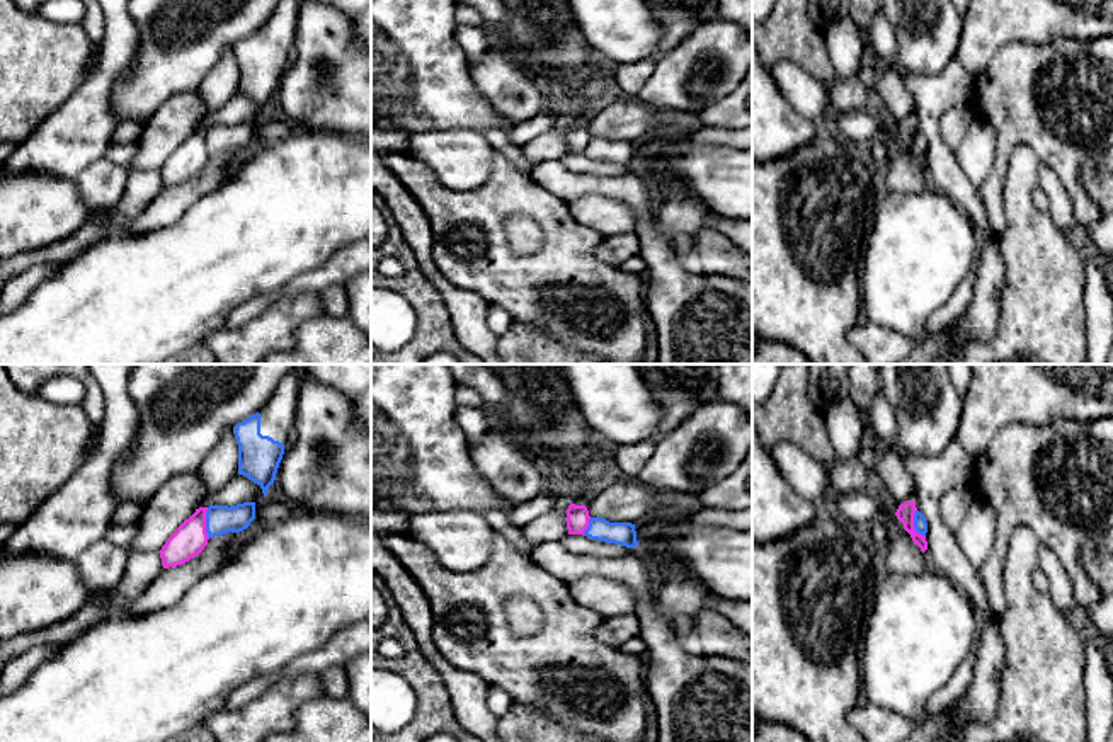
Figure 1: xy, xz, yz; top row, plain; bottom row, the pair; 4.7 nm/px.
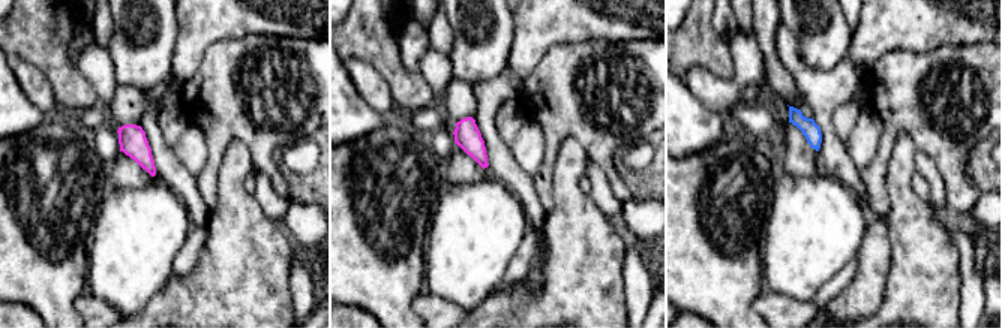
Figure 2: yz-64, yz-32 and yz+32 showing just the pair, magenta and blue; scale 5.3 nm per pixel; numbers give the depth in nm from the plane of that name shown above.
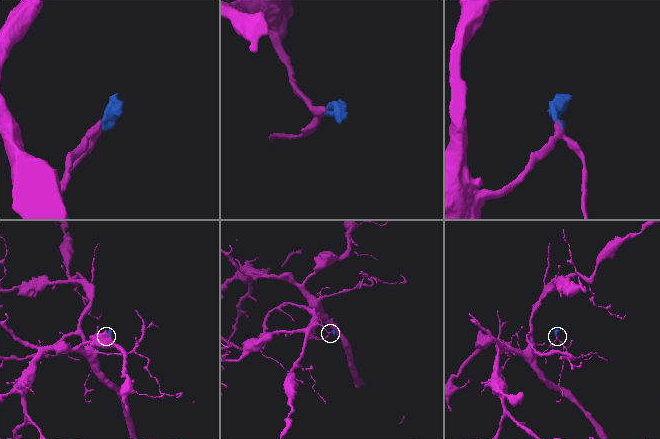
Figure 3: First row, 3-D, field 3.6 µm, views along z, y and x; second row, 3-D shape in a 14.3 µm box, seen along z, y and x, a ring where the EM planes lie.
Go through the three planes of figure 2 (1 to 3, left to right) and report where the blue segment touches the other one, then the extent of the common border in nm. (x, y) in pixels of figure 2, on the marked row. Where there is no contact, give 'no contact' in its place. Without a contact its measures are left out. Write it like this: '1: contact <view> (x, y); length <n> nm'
1: no contact
2: no contact
3: no contact

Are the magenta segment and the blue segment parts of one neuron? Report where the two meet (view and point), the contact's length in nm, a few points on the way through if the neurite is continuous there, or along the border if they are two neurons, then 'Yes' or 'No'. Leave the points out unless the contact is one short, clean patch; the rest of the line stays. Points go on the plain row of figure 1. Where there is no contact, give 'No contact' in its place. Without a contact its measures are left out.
Touches magenta at yz (913, 143). Shared border 140 nm. Boundary: yz (916, 128), (914, 147), (924, 155). No

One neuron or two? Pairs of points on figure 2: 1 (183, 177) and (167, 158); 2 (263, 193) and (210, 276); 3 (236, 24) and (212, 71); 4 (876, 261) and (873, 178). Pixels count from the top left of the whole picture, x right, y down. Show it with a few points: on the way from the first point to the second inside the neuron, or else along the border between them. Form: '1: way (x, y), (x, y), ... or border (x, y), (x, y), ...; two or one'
1: way (179, 172), (168, 162); one
2: border (252, 195), (260, 208), (275, 223); two
3: border (263, 35), (219, 39), (207, 48), (201, 62); two
4: border (869, 213), (884, 217); two

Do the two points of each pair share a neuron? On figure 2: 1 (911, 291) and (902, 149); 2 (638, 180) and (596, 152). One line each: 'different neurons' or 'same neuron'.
1: same neuron
2: different neurons

